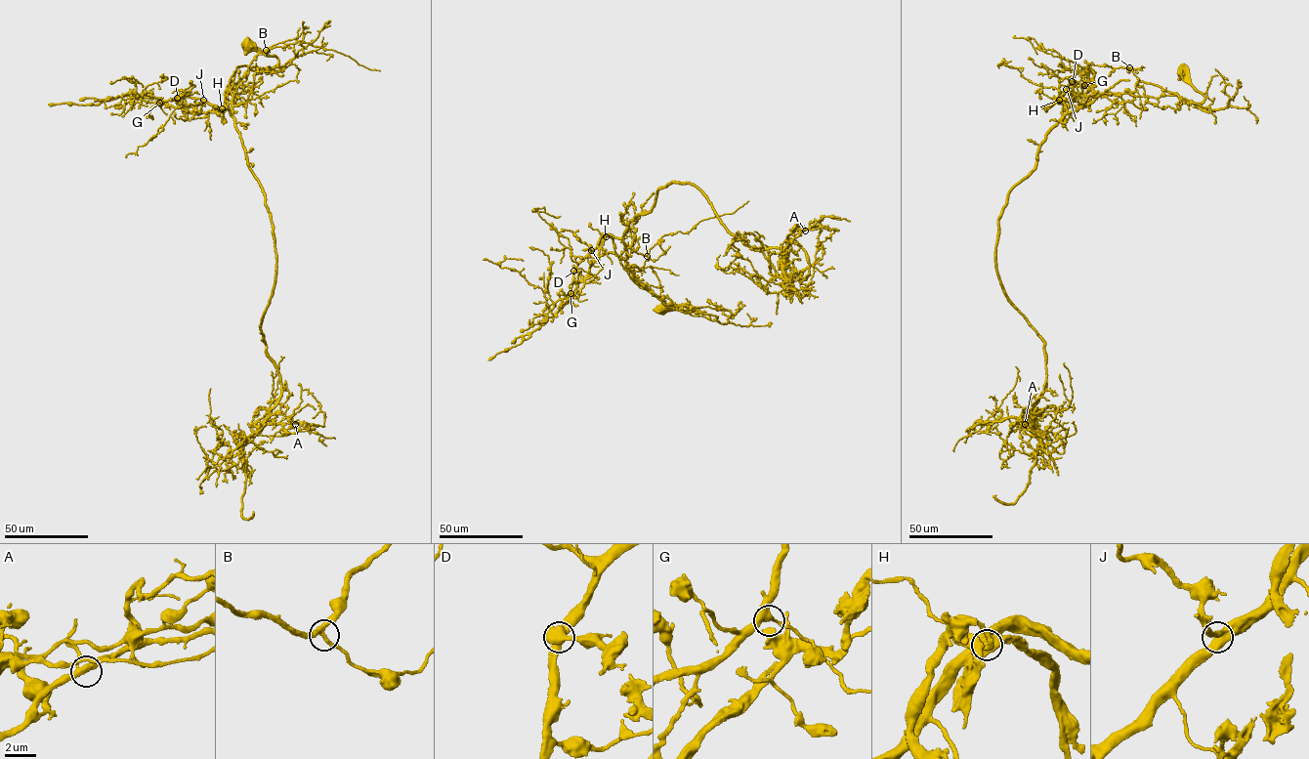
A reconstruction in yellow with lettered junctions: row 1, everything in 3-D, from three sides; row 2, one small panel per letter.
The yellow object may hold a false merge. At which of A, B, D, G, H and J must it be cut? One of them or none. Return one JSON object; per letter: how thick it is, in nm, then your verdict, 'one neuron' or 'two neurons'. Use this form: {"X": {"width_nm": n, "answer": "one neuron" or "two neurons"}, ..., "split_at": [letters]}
{"A": {"width_nm": 320, "answer": "one neuron"}, "B": {"width_nm": 260, "answer": "one neuron"}, "D": {"width_nm": 340, "answer": "one neuron"}, "G": {"width_nm": 440, "answer": "one neuron"}, "H": {"width_nm": 700, "answer": "two neurons"}, "J": {"width_nm": 480, "answer": "one neuron"}, "split_at": ["H"]}

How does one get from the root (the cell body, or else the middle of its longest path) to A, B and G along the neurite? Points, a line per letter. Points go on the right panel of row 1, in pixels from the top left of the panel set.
A: (1182, 73), (1201, 103), (1142, 81), (1093, 95), (1009, 193), (996, 273), (1046, 360), (1025, 424)
B: (1182, 73), (1203, 96), (1201, 103), (1142, 81), (1131, 94), (1093, 95), (1113, 69), (1129, 67)
G: (1182, 73), (1203, 96), (1201, 103), (1185, 101), (1140, 81), (1131, 94), (1060, 101), (1071, 81), (1084, 85)

